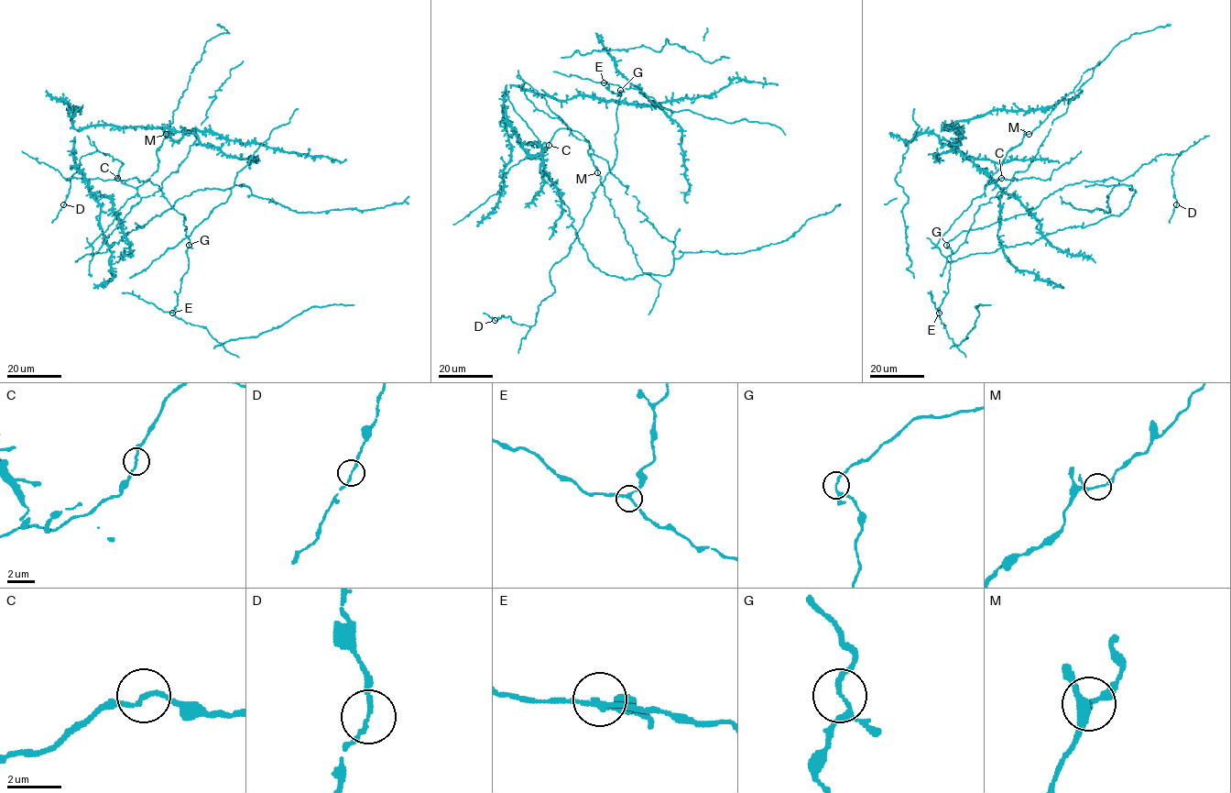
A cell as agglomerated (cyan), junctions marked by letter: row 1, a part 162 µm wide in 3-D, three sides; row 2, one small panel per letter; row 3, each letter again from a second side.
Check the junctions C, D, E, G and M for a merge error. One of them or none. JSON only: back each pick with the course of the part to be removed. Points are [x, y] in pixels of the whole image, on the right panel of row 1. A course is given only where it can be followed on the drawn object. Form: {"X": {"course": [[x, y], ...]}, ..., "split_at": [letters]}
{"split_at": []}

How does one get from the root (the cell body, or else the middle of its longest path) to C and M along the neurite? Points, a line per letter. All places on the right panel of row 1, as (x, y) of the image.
C: (974, 198), (984, 192), (985, 184), (1001, 178)
M: (974, 198), (984, 192), (987, 181), (998, 170), (1007, 152), (1029, 134)

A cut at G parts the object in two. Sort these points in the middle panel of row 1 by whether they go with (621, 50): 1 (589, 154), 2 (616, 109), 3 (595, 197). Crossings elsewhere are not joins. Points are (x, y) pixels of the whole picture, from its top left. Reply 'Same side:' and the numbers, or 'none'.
Same side: 1

